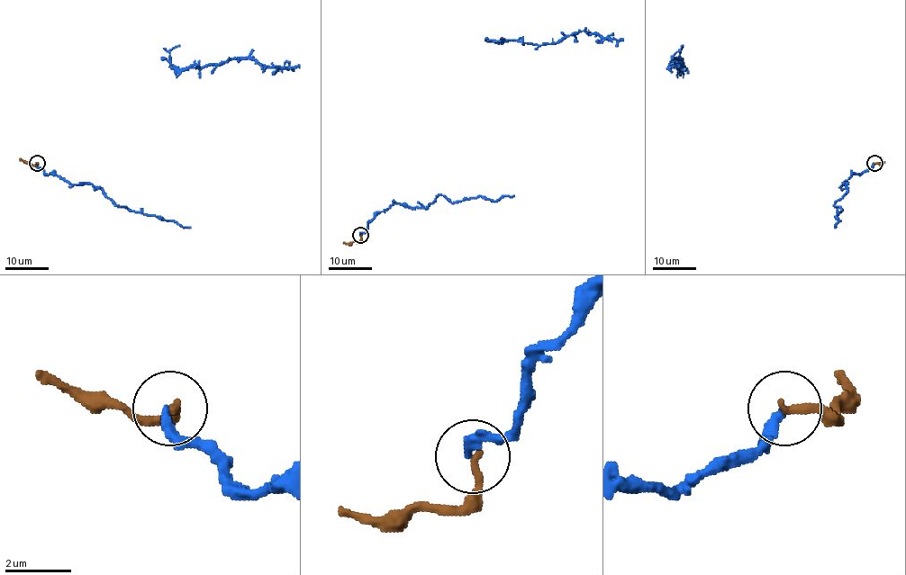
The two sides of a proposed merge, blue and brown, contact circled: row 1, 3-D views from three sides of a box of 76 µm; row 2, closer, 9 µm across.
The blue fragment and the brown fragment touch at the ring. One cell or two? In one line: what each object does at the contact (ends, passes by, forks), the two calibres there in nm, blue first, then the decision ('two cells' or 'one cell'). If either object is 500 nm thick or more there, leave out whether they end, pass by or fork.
blue ends; brown ends; calibres 280 and 280 nm; one cell

